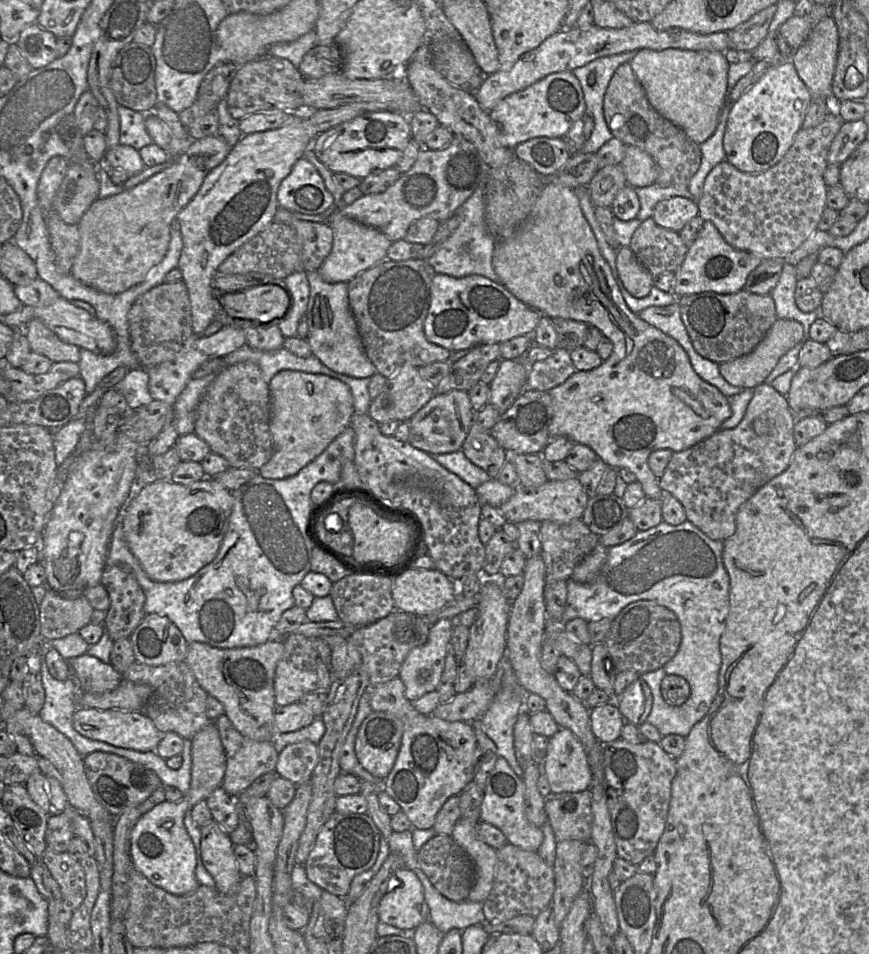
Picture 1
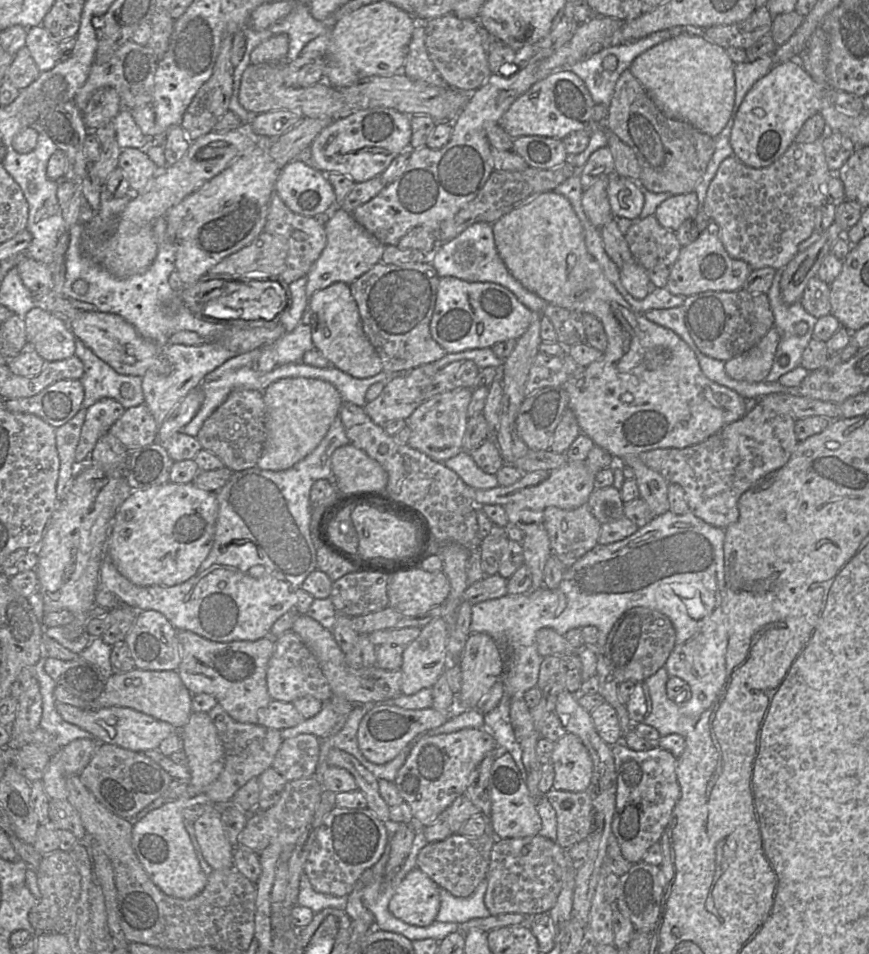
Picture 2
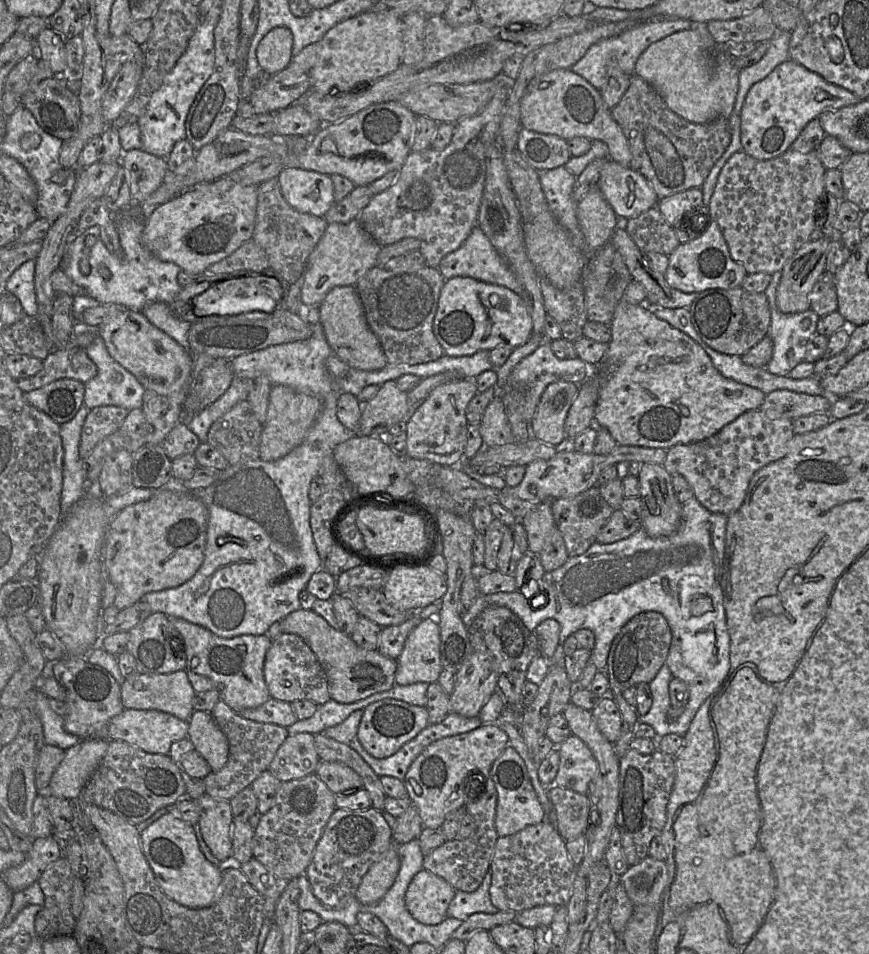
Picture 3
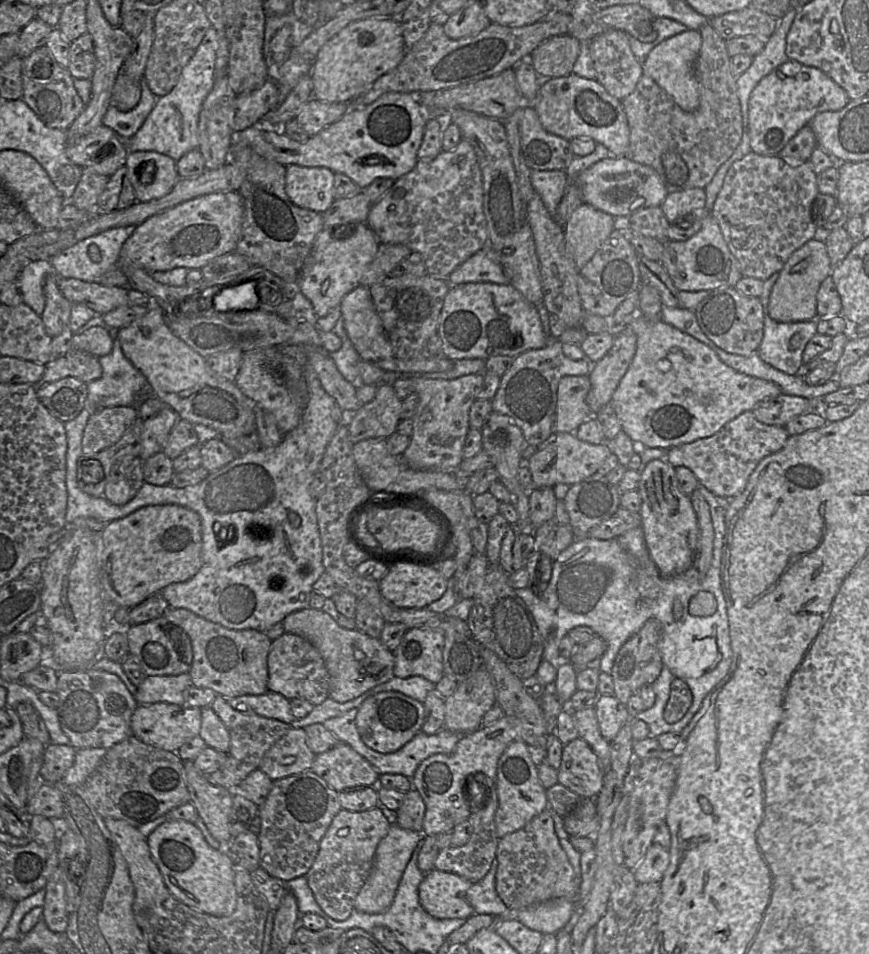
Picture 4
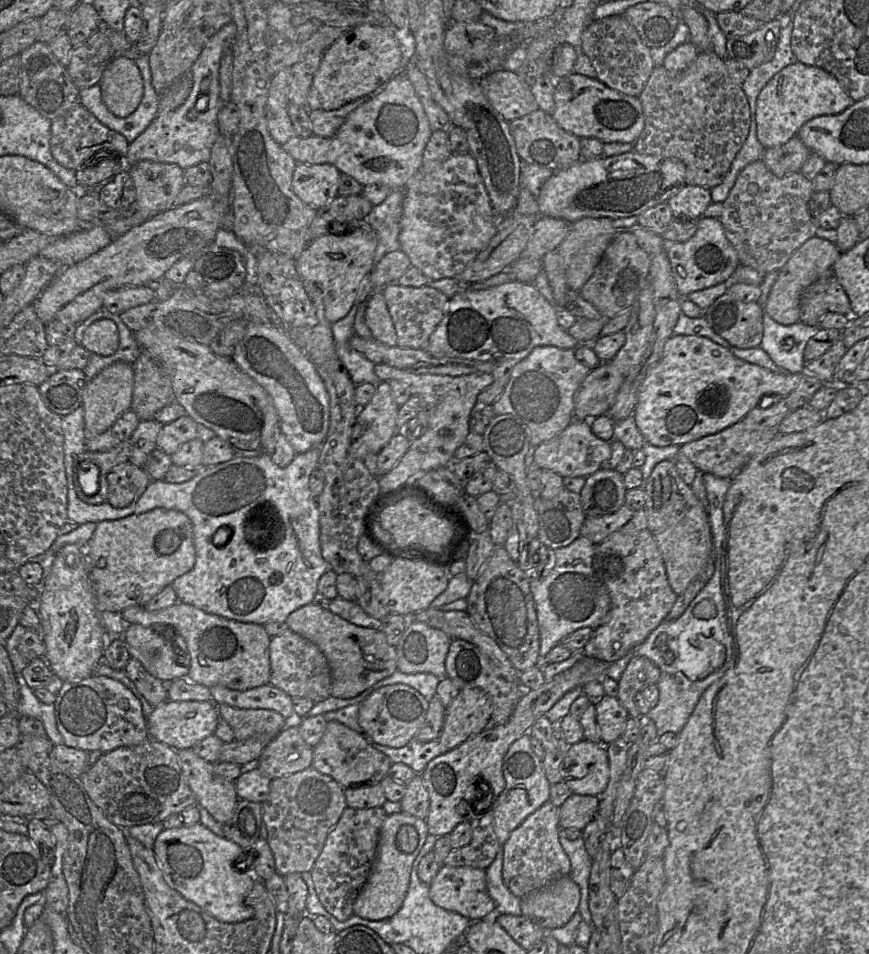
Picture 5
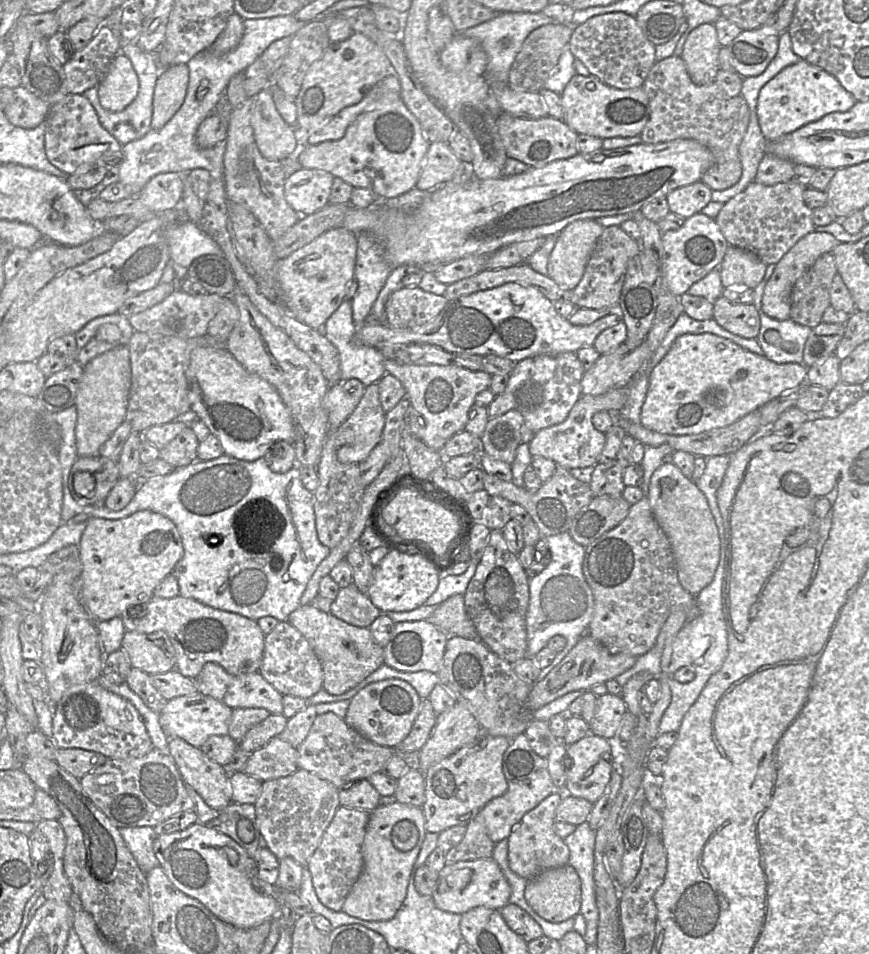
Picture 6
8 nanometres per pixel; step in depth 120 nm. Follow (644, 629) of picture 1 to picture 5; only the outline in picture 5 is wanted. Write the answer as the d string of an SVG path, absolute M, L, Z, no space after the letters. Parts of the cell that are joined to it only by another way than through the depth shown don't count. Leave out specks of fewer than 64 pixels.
M637 656L629 661L618 681L616 697L631 717L638 720L642 717L635 705L634 697L646 686L656 684L660 674L660 669L644 656Z

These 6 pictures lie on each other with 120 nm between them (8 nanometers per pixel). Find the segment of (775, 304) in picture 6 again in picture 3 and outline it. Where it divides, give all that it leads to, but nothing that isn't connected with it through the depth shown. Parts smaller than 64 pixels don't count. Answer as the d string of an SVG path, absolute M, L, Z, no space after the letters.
M830 237L808 241L789 258L781 270L776 289L776 306L782 313L810 309L809 294L825 271Z

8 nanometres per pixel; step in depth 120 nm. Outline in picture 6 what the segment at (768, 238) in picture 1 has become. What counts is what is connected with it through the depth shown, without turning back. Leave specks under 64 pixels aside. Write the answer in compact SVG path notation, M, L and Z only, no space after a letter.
M794 180L772 186L753 181L744 191L723 204L715 221L730 246L756 254L767 265L776 265L798 240L812 232L815 228L812 221L813 210L811 210L804 201L805 189L805 186Z

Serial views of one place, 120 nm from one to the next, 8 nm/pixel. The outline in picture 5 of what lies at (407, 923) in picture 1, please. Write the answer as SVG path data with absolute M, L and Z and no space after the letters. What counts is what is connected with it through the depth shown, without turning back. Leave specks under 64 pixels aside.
M442 865L429 884L429 897L433 903L445 910L461 914L471 922L493 918L496 913L494 900L486 884L486 870L470 866L451 867Z

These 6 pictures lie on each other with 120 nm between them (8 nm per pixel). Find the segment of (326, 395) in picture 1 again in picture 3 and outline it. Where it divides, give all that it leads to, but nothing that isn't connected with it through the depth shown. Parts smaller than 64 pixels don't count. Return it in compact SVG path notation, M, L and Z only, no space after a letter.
M273 385L270 390L266 421L263 424L259 459L271 462L289 454L300 445L321 410L320 400L288 386Z

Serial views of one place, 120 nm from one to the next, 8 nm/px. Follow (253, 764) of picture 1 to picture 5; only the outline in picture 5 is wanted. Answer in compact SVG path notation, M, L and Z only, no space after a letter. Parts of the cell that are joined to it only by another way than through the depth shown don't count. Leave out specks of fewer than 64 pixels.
M219 704L218 713L231 727L234 739L245 740L256 734L277 736L288 721L279 713L264 709L240 709Z

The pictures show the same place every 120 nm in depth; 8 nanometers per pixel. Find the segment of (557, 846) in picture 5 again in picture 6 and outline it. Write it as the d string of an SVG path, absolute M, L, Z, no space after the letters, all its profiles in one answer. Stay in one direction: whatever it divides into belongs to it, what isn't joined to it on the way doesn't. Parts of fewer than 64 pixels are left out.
M558 792L550 794L536 808L524 815L508 837L509 867L518 876L530 880L545 870L568 864L569 849L553 829L556 809L564 795Z

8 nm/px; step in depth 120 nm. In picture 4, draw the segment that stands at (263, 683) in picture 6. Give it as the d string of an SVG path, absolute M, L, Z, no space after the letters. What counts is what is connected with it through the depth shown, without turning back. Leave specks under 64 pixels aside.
M267 691L261 695L243 695L225 698L236 710L275 719L286 724L291 724L295 717L291 710L291 701L279 693Z

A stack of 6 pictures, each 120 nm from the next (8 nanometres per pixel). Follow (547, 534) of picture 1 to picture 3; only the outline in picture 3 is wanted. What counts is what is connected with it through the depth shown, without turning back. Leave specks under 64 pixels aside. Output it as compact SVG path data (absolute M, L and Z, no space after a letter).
M595 485L576 496L554 499L549 502L556 528L563 537L569 557L584 554L596 542L599 531L614 511L601 496L599 485Z

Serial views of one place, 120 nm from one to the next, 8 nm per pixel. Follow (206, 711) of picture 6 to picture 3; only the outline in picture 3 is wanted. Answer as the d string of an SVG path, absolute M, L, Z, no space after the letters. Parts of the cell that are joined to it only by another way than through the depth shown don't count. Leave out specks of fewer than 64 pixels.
M124 709L108 723L108 739L121 740L152 754L169 754L175 741L188 738L189 722L157 710Z

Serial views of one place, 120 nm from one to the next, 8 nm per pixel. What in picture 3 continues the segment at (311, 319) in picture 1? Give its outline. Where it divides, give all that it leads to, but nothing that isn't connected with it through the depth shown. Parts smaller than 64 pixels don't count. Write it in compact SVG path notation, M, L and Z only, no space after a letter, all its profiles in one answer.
M355 285L332 288L319 304L318 309L320 324L333 355L345 362L350 368L361 371L377 371L388 364L378 338L367 323Z

